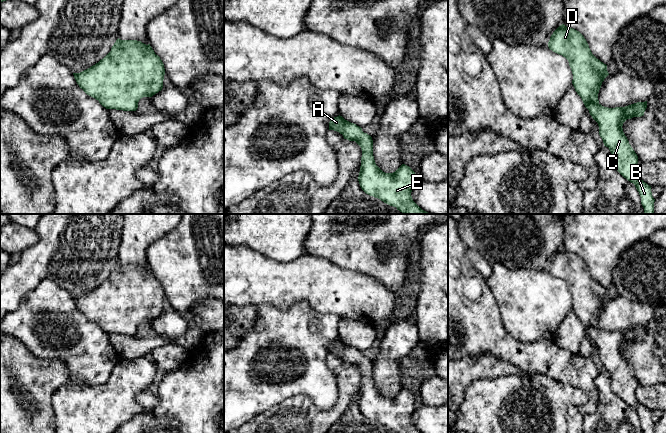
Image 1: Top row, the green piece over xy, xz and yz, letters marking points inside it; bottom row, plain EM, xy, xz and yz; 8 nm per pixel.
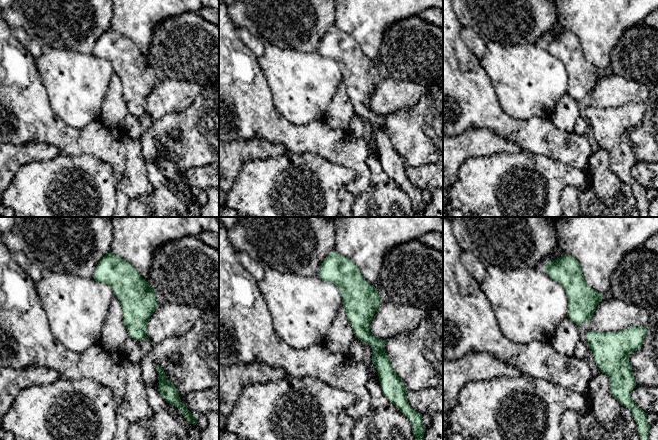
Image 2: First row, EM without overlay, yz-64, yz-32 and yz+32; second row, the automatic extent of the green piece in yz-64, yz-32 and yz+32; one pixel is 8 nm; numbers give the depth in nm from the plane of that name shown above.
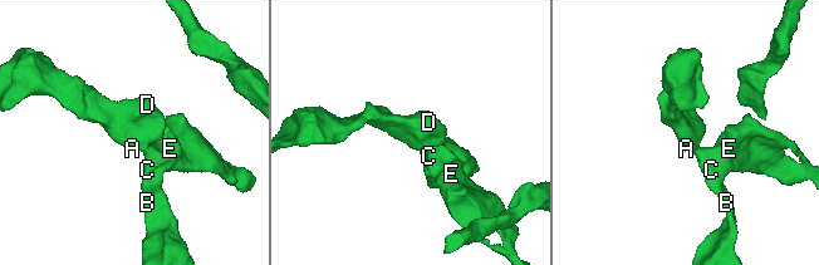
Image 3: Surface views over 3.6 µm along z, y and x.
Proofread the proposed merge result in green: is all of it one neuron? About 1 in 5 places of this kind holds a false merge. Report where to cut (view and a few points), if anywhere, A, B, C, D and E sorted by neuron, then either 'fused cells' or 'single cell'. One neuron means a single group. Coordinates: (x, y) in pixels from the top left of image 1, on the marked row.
no cut; A B C D E; single cell

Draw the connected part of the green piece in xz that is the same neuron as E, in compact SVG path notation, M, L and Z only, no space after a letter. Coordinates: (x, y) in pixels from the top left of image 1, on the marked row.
M340 115L330 120L329 130L339 132L344 139L355 141L361 147L358 181L366 194L396 207L403 214L431 214L422 210L412 199L415 172L409 166L402 164L393 173L383 172L374 160L372 137Z

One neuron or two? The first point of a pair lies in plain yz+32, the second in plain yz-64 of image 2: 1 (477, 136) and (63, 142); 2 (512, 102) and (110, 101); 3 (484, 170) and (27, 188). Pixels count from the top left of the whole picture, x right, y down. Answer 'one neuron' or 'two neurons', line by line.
1: two neurons
2: two neurons
3: one neuron

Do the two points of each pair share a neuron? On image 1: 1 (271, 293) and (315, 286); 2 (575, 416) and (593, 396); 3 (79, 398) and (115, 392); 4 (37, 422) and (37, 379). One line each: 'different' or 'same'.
1: same
2: different
3: same
4: same

